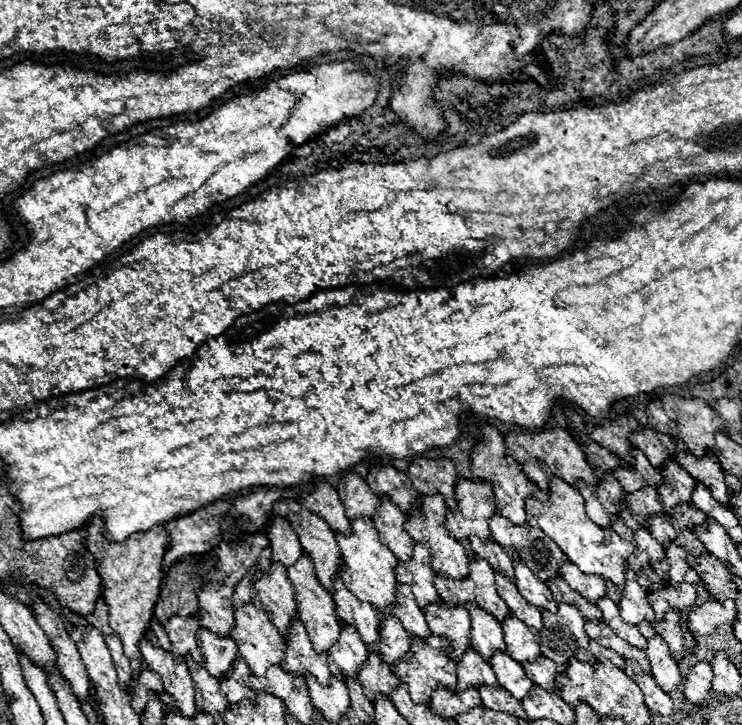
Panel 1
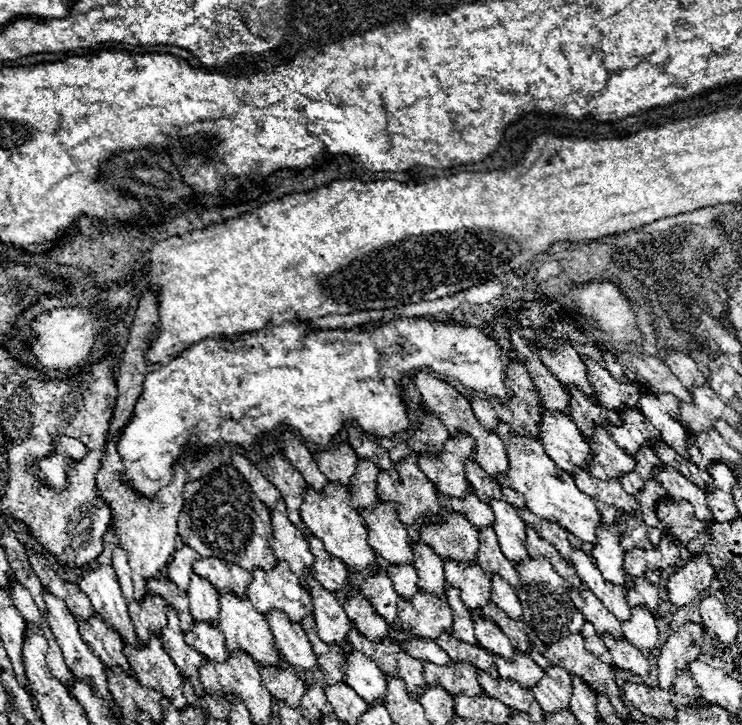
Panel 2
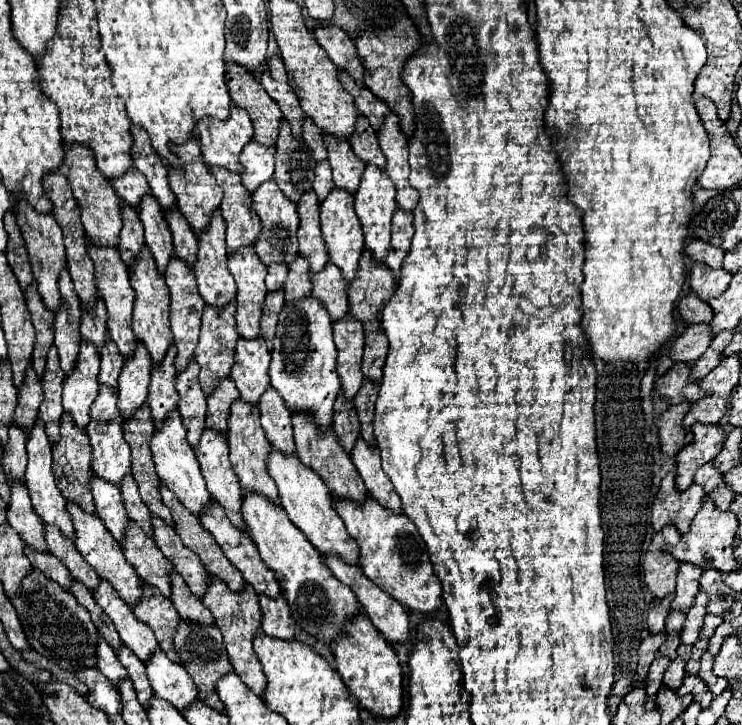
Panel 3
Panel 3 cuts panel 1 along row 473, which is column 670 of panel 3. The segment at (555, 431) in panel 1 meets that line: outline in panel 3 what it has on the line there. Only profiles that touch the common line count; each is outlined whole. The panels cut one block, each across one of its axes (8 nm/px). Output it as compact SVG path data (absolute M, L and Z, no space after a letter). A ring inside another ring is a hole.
M654 550L648 552L644 558L644 578L650 588L650 592L656 598L664 598L668 594L674 594L676 586L676 574L678 574L678 560L672 558L666 550Z

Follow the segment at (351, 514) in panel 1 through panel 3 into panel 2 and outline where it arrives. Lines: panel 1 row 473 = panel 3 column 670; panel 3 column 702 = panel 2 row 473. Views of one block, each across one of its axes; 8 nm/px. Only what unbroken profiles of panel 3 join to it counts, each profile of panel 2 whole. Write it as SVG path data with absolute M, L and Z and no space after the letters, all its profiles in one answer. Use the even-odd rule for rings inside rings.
M340 442L340 444L328 446L326 450L314 452L312 456L318 462L318 468L322 468L322 474L328 476L328 480L348 486L348 480L354 474L356 460L358 460L358 456L350 444Z

